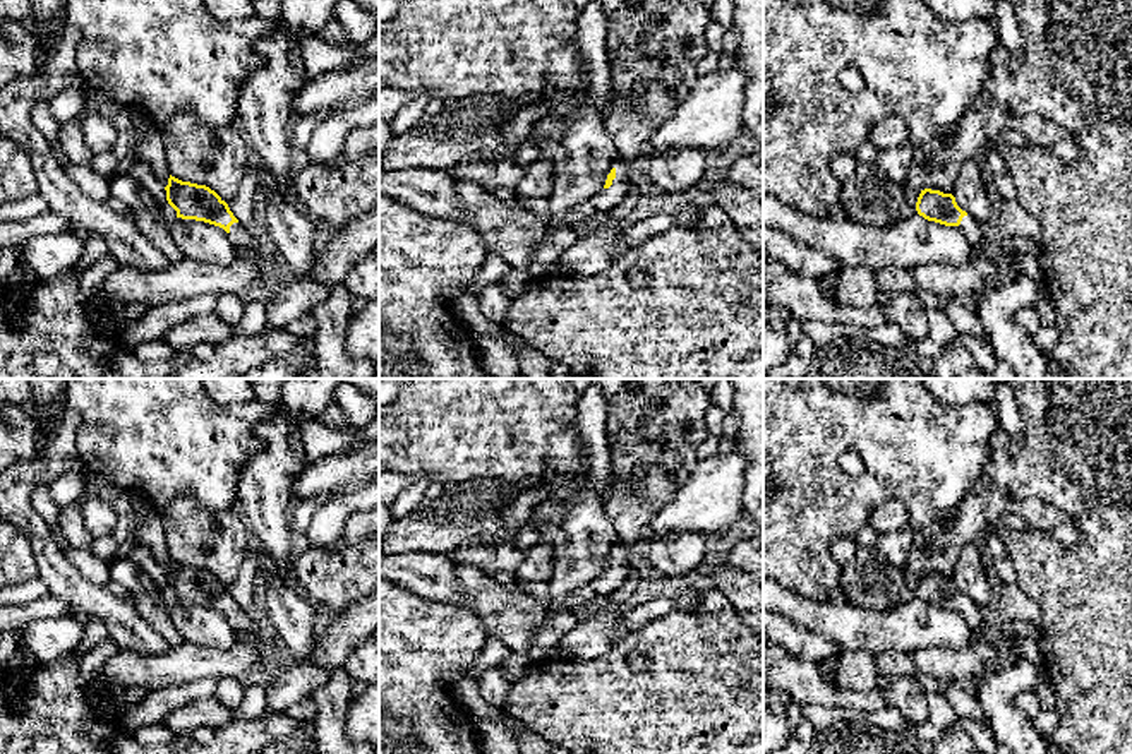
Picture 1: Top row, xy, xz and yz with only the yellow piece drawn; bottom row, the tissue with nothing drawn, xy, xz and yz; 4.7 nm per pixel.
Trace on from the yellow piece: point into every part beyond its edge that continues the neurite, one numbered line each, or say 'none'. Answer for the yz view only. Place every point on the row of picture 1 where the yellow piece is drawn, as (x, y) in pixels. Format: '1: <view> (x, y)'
1: yz (971, 228)

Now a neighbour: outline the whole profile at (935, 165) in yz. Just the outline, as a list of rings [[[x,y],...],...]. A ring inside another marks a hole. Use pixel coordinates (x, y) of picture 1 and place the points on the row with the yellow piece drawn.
[[[984,99],[914,149],[911,173],[904,183],[904,206],[894,221],[918,214],[916,202],[924,188],[952,194],[962,165],[1009,130],[1021,132],[1031,146],[1046,151],[1051,151],[1057,141],[1072,137],[1065,127],[1041,115],[1014,115],[1003,105]]]

